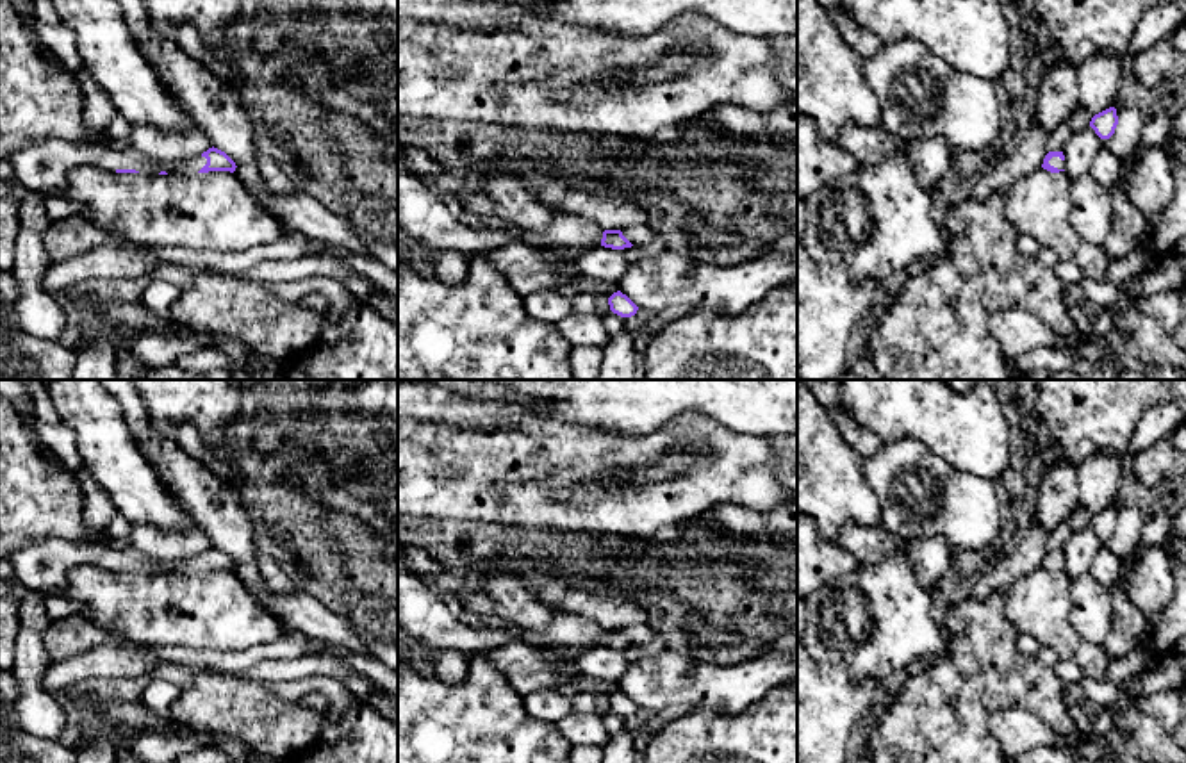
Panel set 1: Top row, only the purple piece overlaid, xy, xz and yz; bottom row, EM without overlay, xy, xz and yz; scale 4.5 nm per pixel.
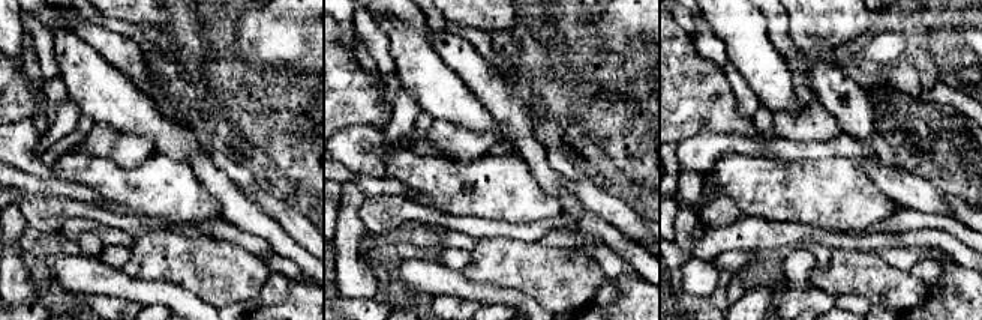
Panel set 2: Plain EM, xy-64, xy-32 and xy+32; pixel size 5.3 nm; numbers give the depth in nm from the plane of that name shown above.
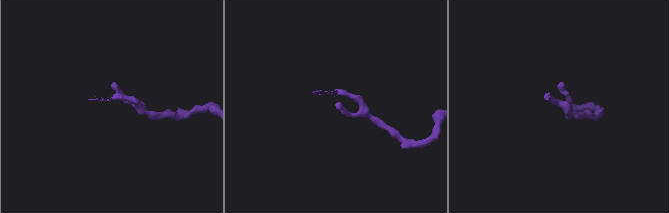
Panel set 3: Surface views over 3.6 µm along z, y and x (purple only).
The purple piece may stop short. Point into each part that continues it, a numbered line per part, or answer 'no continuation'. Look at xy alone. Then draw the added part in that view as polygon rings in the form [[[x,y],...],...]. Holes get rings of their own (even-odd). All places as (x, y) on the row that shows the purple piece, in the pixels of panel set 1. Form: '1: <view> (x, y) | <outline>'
1: xy (43, 166) | [[[43,139],[14,150],[9,157],[16,180],[27,191],[64,196],[68,175],[75,168],[96,166],[102,169],[136,169],[141,175],[198,173],[205,157],[194,157],[178,164],[159,164],[148,155],[127,146],[111,148],[105,143],[77,144],[64,139]]]

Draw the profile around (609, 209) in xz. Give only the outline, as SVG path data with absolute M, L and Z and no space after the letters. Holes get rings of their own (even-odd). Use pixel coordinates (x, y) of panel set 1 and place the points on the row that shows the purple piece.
M523 175L523 185L549 210L587 219L603 230L622 232L655 217L631 193L610 187L574 189L562 178L540 182L531 175Z

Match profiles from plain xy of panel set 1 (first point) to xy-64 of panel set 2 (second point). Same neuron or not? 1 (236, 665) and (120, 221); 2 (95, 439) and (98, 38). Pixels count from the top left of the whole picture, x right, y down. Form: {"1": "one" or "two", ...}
{"1": "one", "2": "two"}

